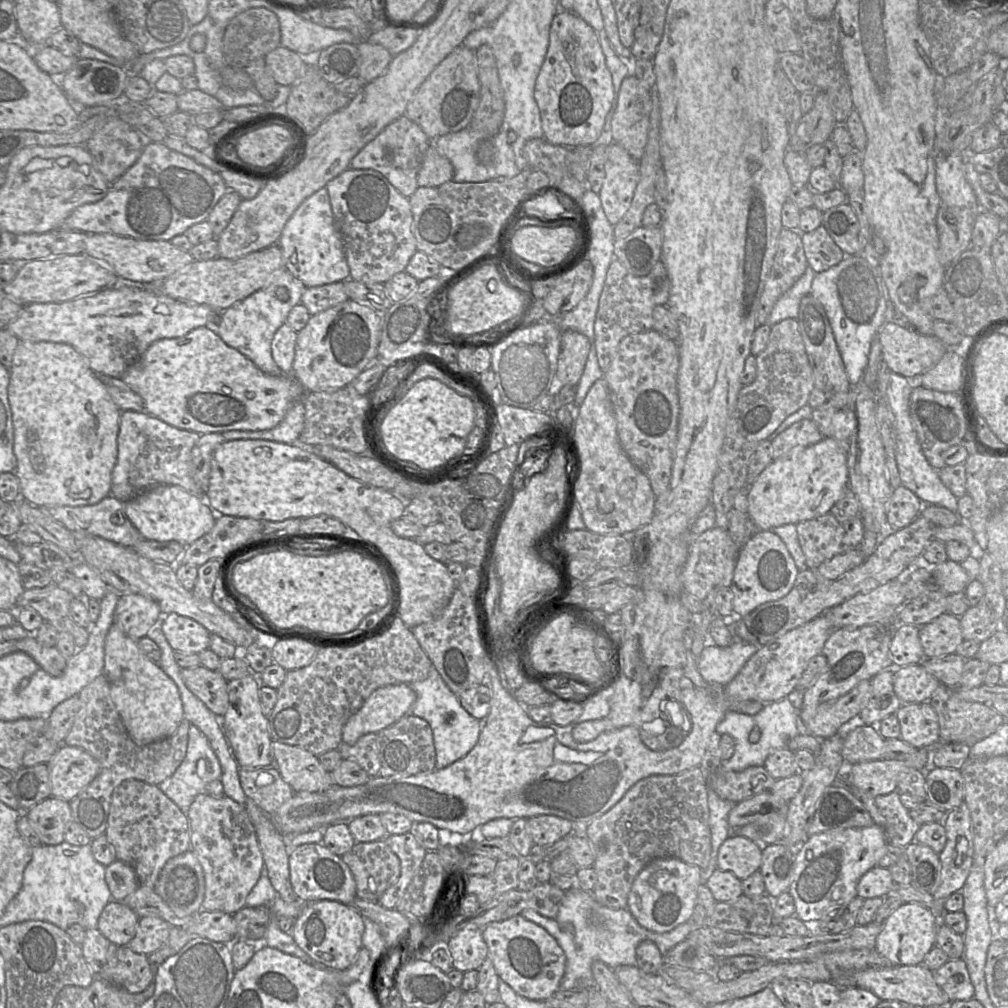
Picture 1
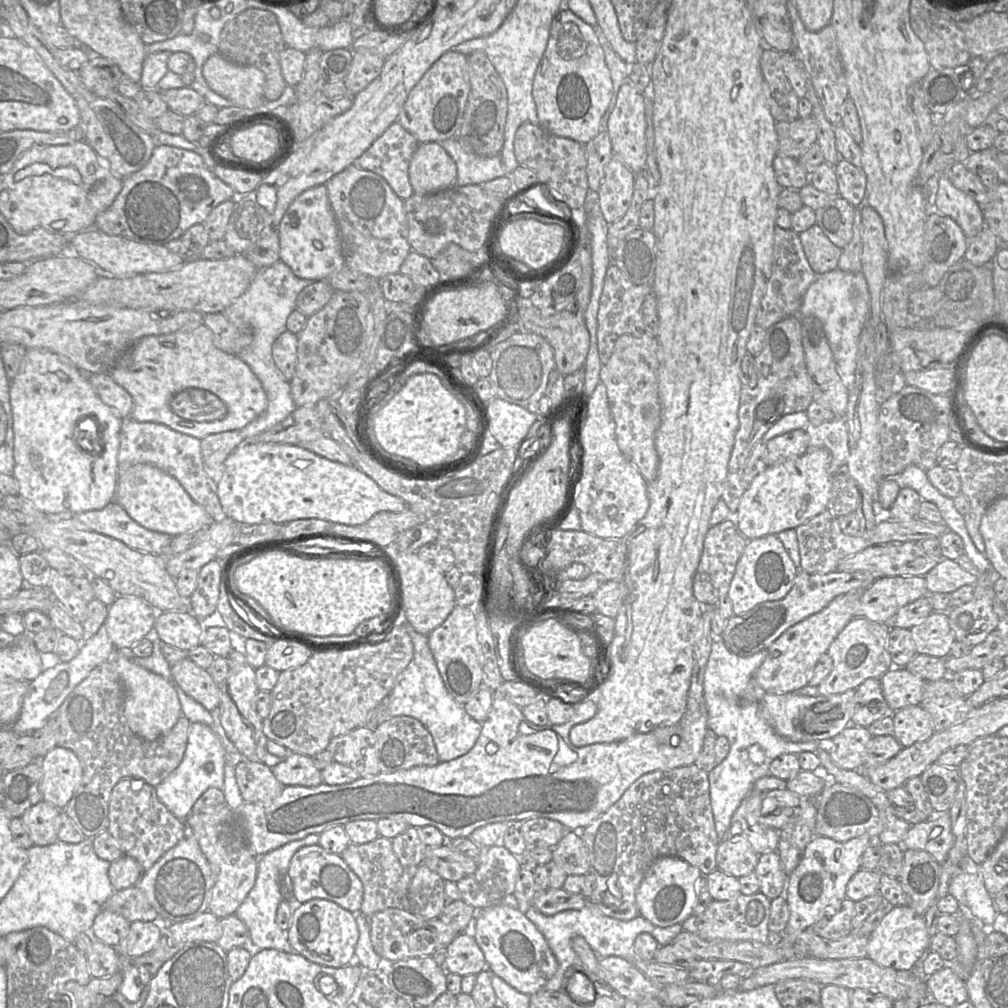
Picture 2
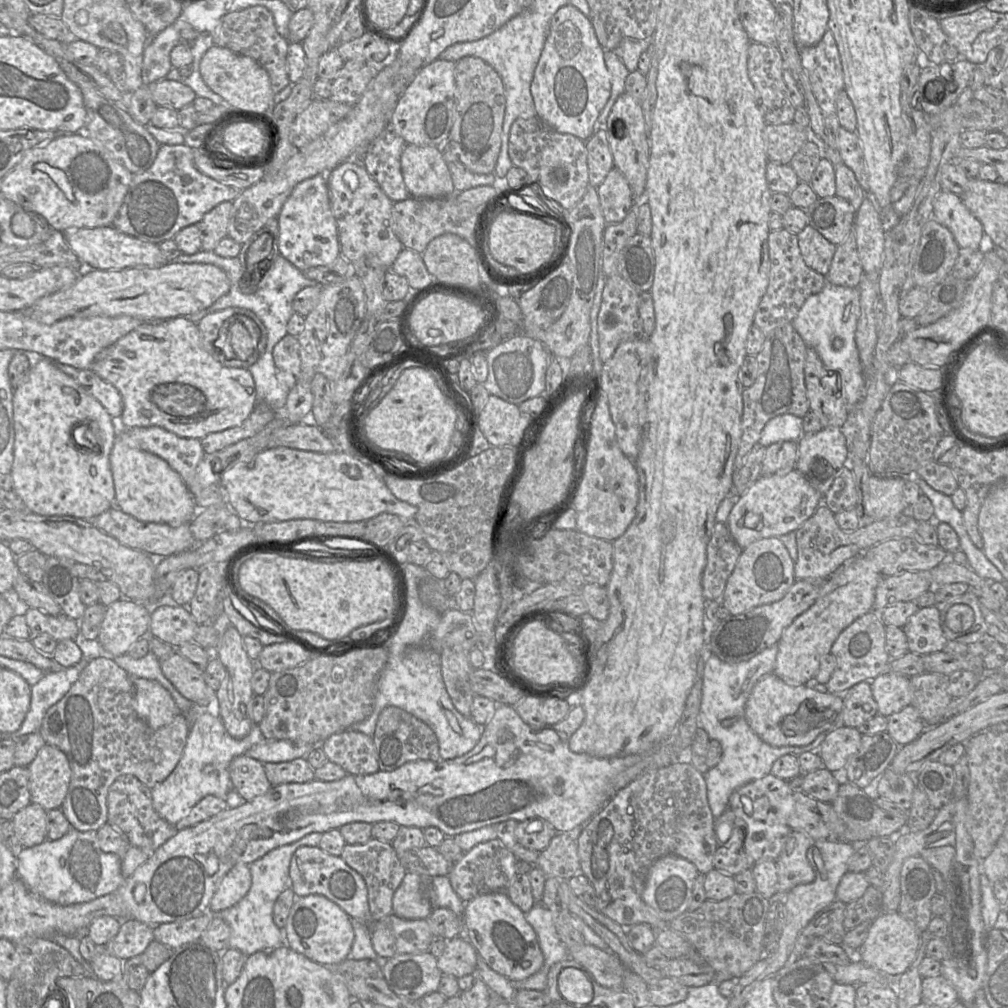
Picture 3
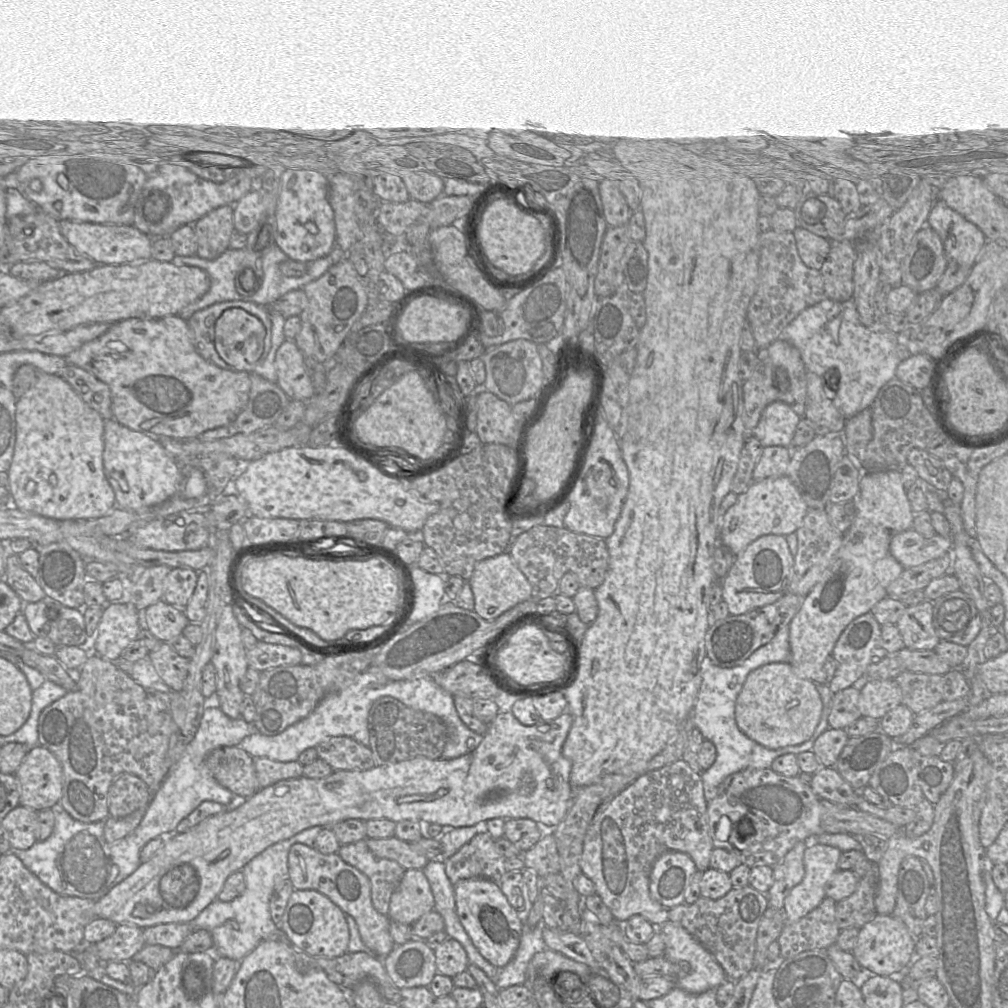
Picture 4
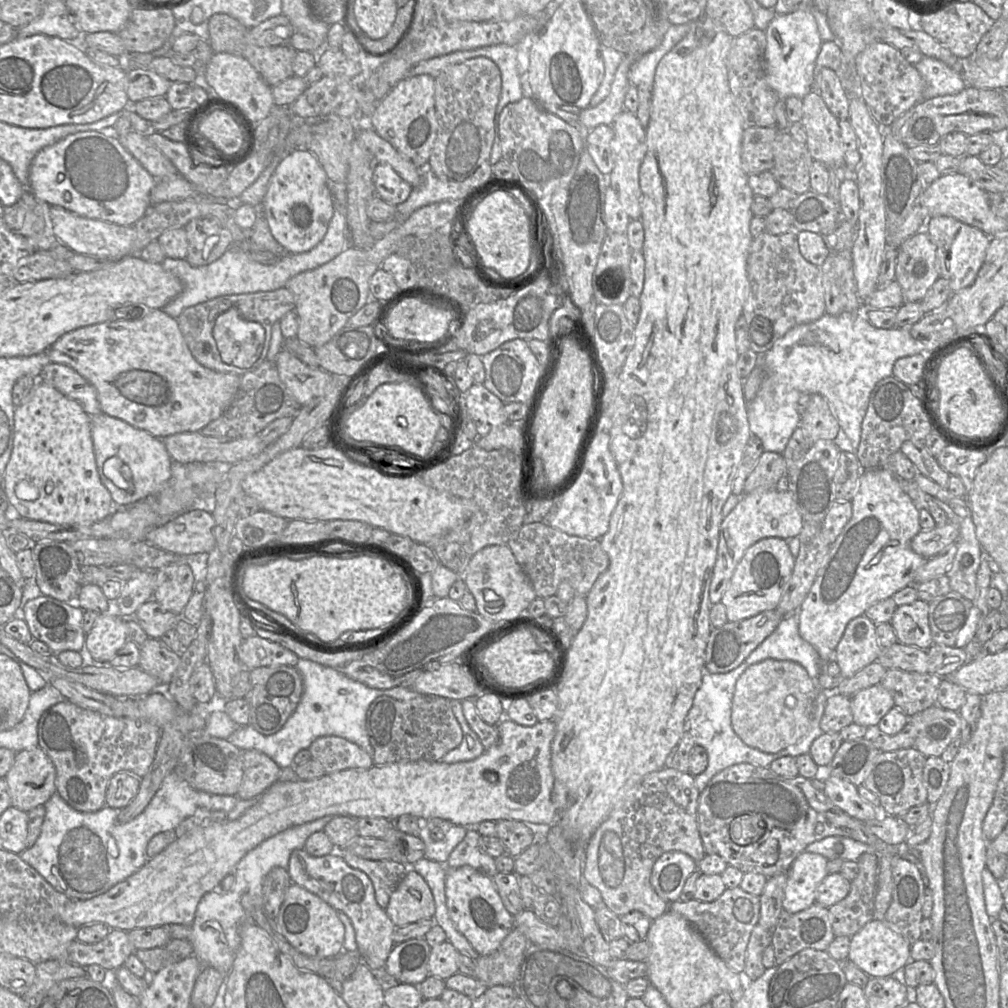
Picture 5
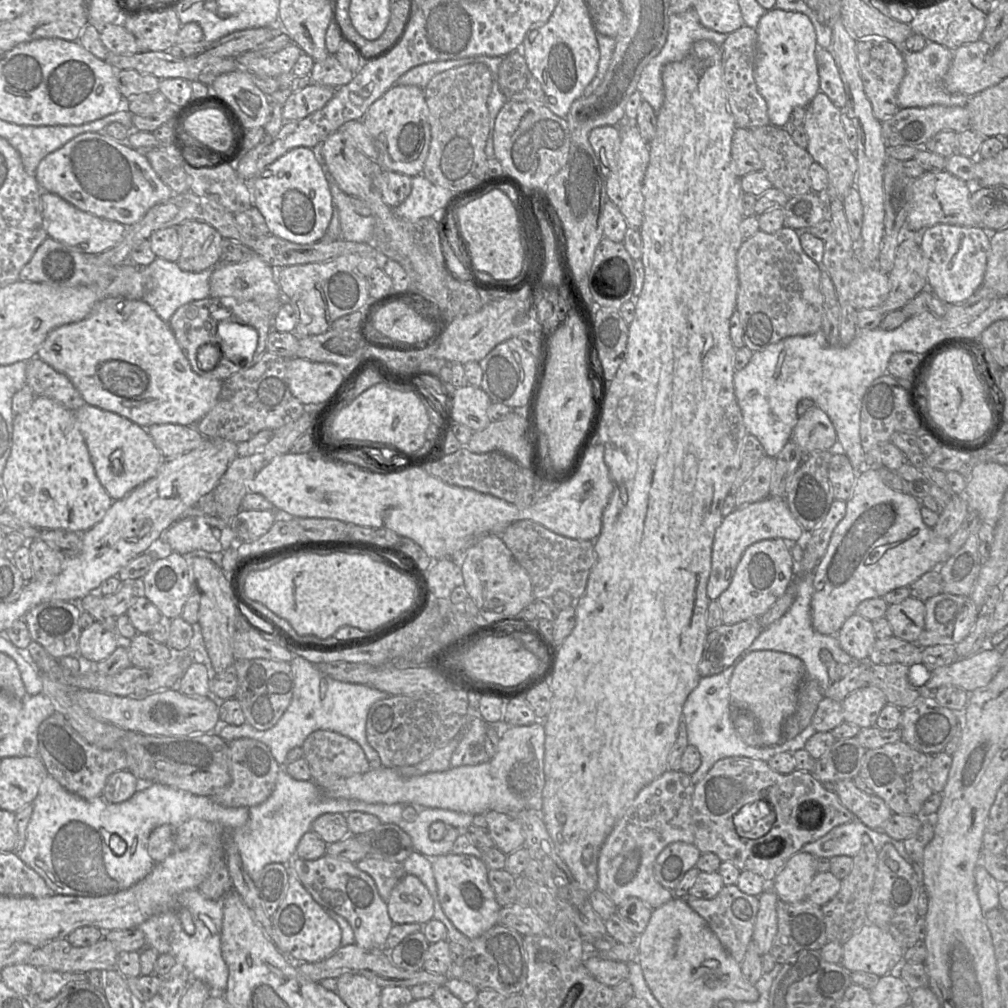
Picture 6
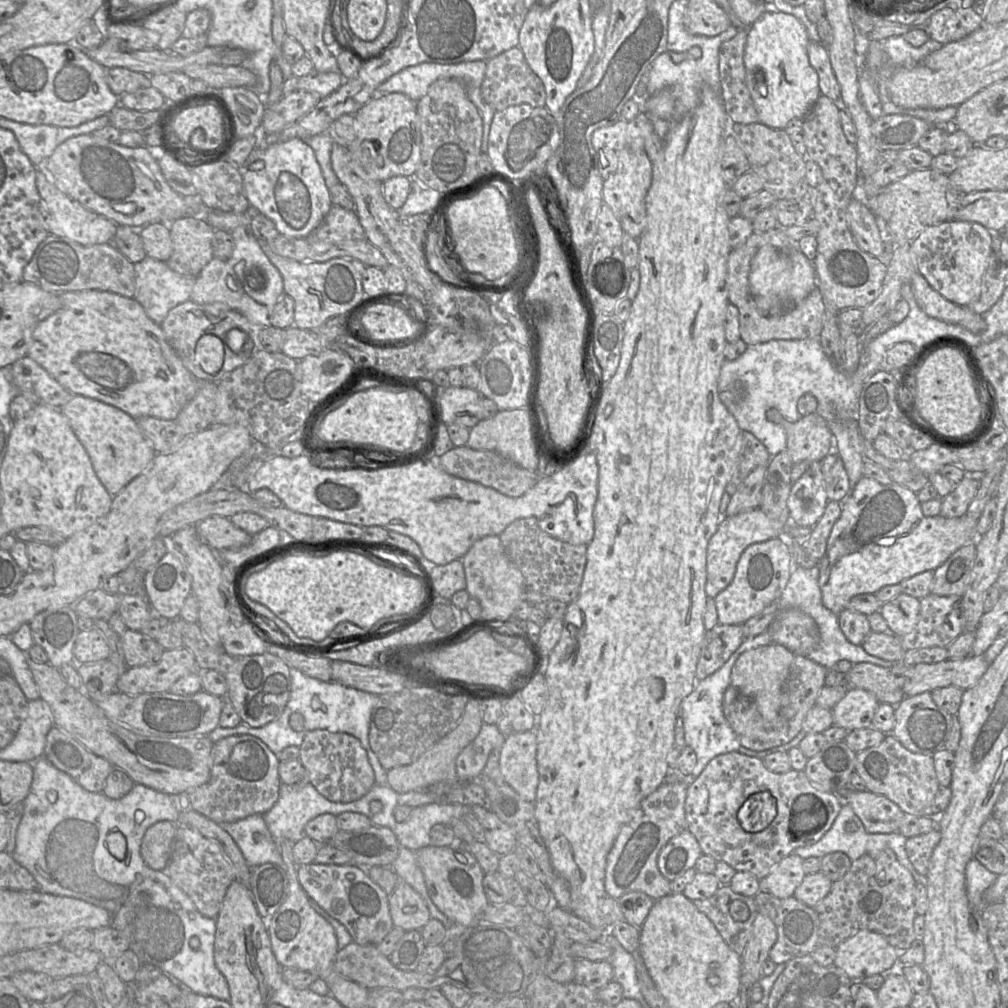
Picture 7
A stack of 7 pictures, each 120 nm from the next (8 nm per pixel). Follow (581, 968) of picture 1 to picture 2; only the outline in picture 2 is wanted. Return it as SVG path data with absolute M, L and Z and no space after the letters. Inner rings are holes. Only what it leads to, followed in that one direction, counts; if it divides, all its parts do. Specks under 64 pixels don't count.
M531 906L525 912L525 916L543 934L558 963L555 974L544 986L544 989L548 991L559 991L566 970L574 964L579 963L578 956L572 948L572 939L576 936L582 936L599 958L617 956L631 963L631 951L633 951L634 941L638 934L647 932L656 939L660 946L664 946L672 943L674 938L683 931L680 923L668 927L659 927L640 915L631 920L623 921L606 916L597 908L565 910L547 916L542 914L534 906Z

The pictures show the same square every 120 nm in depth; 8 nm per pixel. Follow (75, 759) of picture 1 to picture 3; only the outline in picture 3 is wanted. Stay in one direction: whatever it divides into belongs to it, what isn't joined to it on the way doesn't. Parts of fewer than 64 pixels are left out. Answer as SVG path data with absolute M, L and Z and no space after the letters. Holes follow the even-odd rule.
M45 744L27 768L31 802L39 804L46 811L60 808L71 777L65 753L56 746Z

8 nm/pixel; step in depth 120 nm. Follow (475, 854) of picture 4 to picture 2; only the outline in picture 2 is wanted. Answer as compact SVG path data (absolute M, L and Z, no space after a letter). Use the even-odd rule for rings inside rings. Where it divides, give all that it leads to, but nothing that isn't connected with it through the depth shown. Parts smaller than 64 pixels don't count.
M501 844L481 847L480 855L473 859L477 863L476 871L457 882L461 899L476 910L510 900L515 890L517 875L521 869L520 859Z

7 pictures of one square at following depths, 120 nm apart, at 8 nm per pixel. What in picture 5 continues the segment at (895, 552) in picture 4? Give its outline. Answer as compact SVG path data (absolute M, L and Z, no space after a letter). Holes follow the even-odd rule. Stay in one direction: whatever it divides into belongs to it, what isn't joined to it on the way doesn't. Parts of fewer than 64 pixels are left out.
M952 522L921 530L911 541L913 551L926 559L936 555L951 543L957 542L959 529Z

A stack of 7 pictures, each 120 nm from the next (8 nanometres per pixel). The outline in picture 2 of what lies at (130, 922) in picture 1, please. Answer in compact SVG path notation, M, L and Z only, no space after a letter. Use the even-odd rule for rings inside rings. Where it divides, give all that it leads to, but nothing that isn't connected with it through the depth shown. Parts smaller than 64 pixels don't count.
M103 908L95 917L90 934L103 943L117 948L126 936L130 922L122 915Z

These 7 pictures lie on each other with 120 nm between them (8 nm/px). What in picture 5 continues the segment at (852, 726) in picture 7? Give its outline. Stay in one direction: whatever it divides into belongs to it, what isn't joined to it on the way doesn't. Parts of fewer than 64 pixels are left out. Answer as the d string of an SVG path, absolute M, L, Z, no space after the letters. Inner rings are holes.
M880 683L859 690L851 696L853 722L868 728L869 734L879 732L879 721L894 706L892 695Z

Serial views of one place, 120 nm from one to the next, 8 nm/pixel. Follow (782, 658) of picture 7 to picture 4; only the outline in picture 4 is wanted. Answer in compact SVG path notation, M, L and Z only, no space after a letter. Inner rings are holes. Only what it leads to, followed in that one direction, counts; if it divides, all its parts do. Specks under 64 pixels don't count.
M776 662L763 665L748 674L736 698L735 720L738 728L747 737L768 749L777 750L808 741L820 721L822 709L822 700L815 683L800 678L789 662ZM792 700L798 700L794 707L791 707Z

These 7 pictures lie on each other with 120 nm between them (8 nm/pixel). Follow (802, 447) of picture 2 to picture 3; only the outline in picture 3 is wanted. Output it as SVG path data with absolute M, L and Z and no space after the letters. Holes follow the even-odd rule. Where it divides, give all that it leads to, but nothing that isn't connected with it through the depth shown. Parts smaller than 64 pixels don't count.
M784 441L766 448L761 476L785 473L795 469L798 459L798 442Z

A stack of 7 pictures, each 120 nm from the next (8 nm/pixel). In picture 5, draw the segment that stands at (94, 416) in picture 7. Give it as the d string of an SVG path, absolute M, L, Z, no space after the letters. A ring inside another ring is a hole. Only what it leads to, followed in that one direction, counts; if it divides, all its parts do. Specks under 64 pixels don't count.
M103 412L91 416L91 434L92 434L93 447L94 447L94 453L95 453L98 473L100 475L100 479L101 479L103 485L111 493L115 507L130 505L138 500L141 500L141 499L147 497L148 495L152 494L152 493L155 493L170 478L171 466L172 466L173 460L172 460L170 454L168 453L166 446L162 439L148 433L147 431L145 431L143 429L136 428L136 427L130 425L129 423L125 422L122 419L116 418L113 416L109 416Z

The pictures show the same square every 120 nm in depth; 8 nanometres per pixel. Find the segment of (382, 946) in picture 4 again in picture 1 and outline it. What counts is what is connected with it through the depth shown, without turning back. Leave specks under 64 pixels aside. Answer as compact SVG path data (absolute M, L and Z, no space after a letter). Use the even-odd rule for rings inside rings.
M308 843L295 848L289 855L289 873L292 889L303 902L335 900L349 904L357 897L356 883L349 867L323 843Z

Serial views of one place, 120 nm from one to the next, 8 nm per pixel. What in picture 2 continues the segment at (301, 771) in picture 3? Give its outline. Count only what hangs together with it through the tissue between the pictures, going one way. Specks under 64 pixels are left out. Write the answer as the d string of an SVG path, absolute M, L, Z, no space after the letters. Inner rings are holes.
M269 739L266 749L267 752L283 758L281 763L271 768L282 785L316 787L323 783L321 772L315 767L310 756L293 753Z

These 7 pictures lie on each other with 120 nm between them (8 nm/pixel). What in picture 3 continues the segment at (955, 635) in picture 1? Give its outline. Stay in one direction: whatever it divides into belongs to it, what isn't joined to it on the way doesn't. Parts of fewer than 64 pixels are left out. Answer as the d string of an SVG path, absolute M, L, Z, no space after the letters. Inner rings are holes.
M938 606L919 608L902 627L910 652L926 655L943 651L948 642L940 624Z

